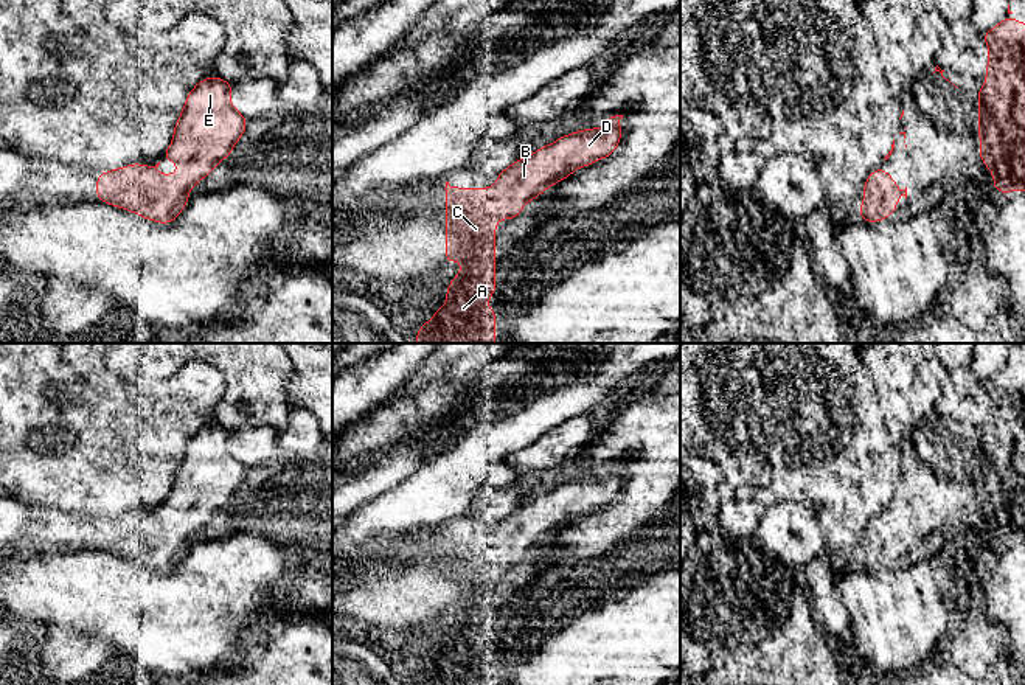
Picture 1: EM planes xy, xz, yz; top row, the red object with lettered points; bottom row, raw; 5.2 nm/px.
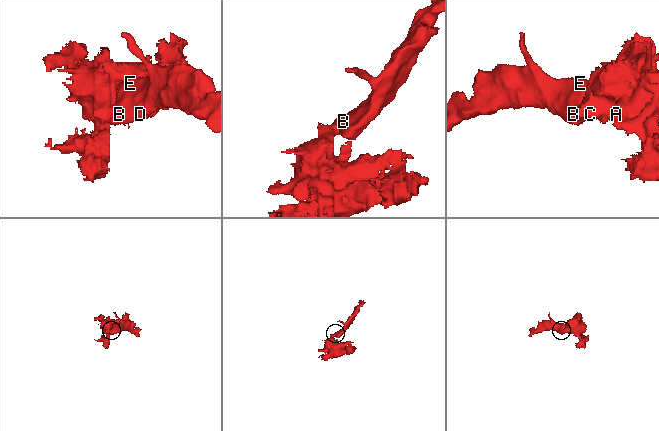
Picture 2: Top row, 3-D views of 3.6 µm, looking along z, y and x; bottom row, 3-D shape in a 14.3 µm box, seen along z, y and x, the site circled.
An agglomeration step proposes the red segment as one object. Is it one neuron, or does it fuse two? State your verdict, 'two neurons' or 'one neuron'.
one neuron

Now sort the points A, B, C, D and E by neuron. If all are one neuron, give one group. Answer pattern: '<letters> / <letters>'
A B C D E

